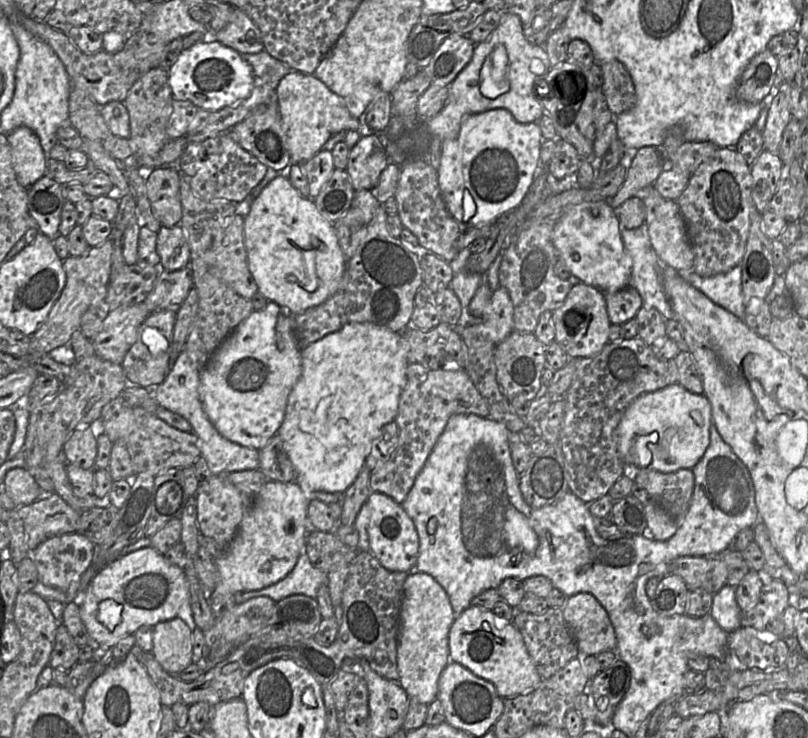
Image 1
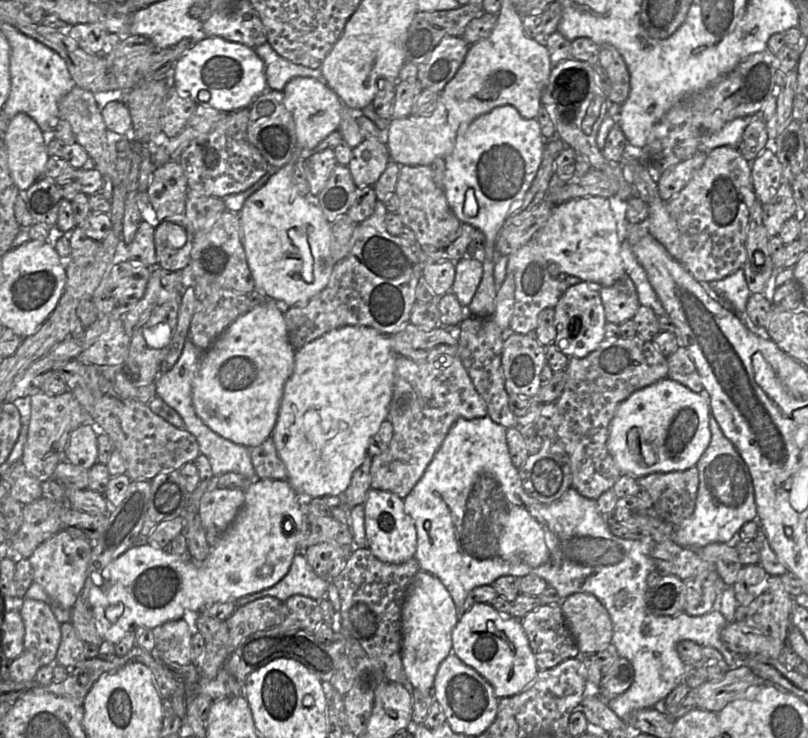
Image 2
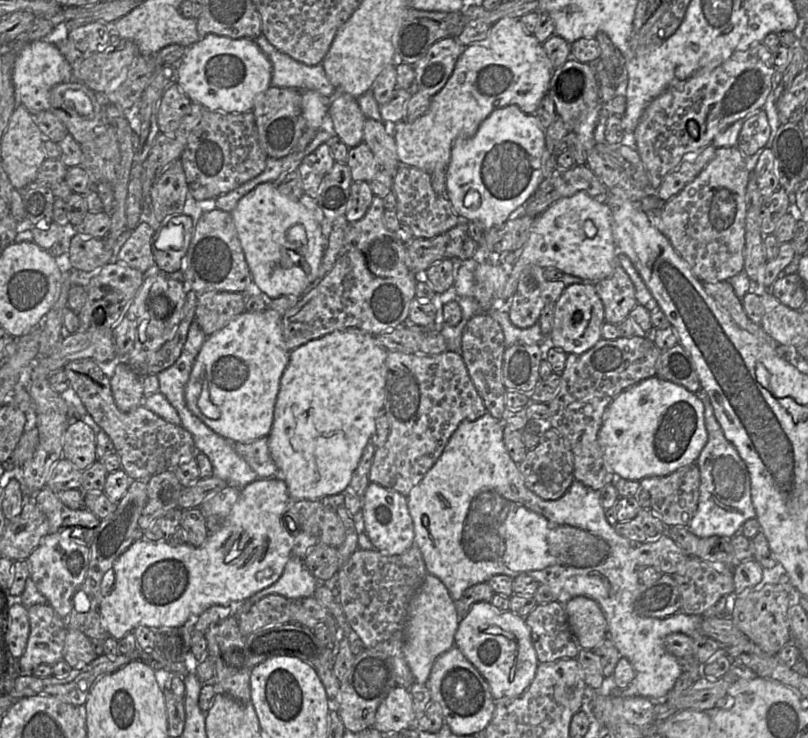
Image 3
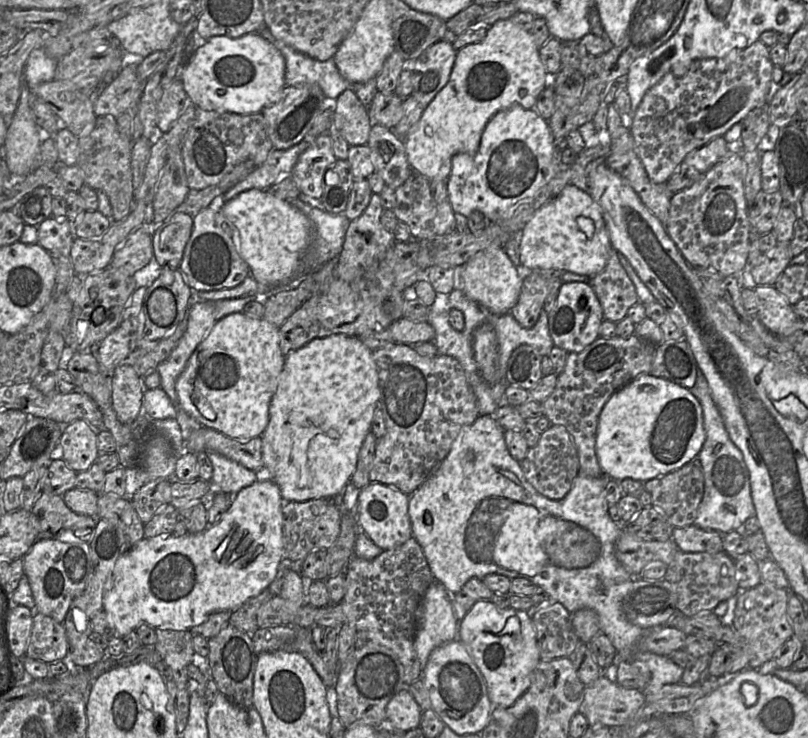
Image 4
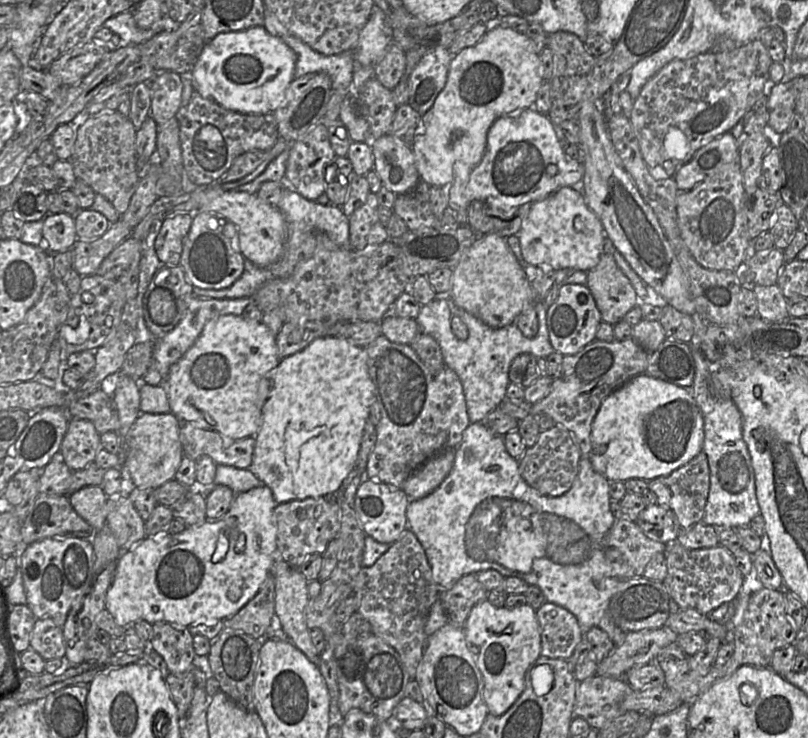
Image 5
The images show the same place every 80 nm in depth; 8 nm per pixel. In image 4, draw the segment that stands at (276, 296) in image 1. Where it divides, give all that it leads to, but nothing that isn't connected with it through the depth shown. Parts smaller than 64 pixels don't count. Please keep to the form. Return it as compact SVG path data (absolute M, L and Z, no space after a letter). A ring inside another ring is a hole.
M253 188L214 206L219 206L225 218L237 228L240 255L261 287L285 284L297 274L313 234L313 225L291 202L276 197L269 190Z

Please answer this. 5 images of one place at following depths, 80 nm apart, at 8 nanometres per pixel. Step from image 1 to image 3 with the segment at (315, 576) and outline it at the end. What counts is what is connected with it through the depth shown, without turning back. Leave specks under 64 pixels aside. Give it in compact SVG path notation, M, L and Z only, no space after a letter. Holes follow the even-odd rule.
M291 557L282 575L273 585L234 606L232 615L237 617L239 613L248 611L252 605L270 594L281 595L289 600L313 597L318 585L319 581L306 568L304 559Z

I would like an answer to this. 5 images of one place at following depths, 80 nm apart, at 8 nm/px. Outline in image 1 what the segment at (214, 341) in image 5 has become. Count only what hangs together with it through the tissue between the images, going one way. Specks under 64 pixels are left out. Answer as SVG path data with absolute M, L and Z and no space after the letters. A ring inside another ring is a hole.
M272 301L261 311L253 310L221 343L199 373L203 409L216 430L231 442L260 450L283 423L289 394L302 373L301 350L294 339L288 314Z

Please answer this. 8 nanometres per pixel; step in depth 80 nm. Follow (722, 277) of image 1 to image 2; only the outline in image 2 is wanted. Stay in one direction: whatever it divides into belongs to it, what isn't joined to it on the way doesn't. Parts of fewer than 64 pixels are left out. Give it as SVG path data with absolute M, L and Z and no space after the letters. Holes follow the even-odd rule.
M742 268L724 279L703 285L714 296L723 298L736 314L745 316L746 304L751 293Z

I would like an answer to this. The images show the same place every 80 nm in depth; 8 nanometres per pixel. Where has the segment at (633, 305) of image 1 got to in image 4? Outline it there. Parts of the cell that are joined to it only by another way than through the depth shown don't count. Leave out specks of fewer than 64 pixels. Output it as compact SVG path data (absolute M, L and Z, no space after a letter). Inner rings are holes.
M614 249L611 250L605 268L590 277L589 285L602 306L604 319L614 323L624 319L628 309L639 300L635 286Z

